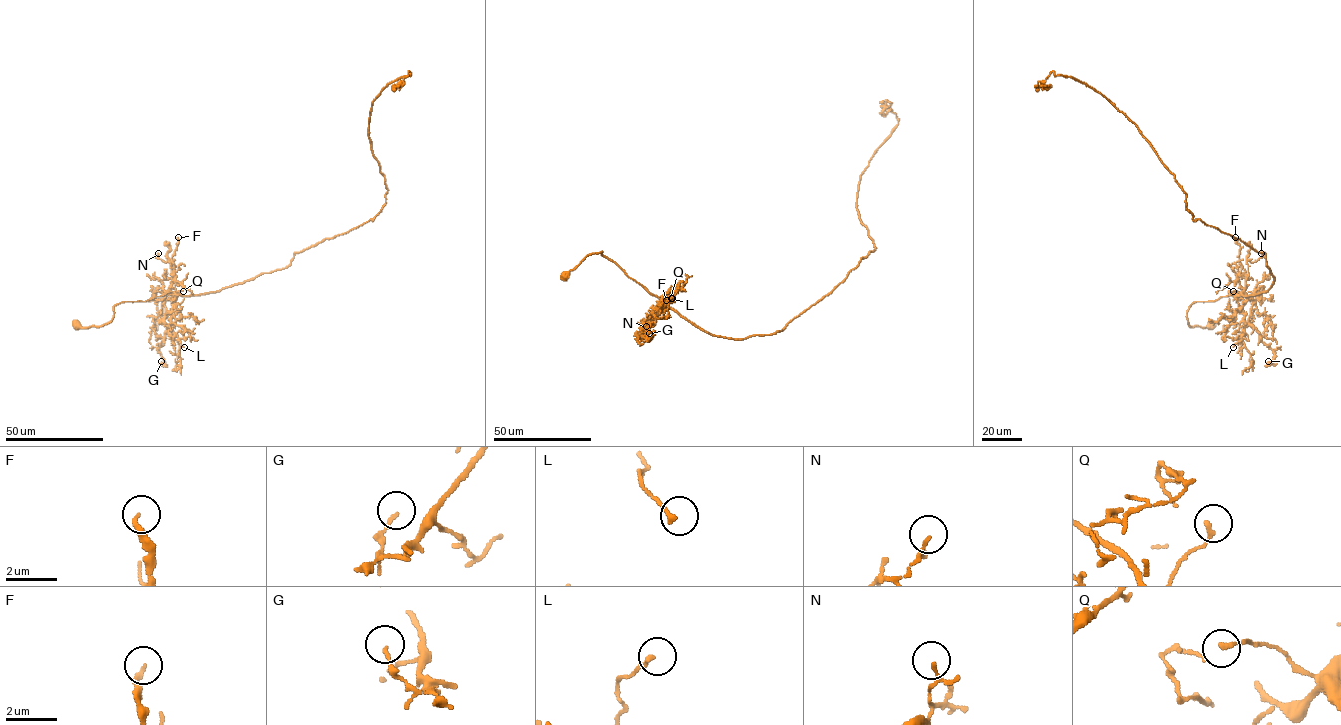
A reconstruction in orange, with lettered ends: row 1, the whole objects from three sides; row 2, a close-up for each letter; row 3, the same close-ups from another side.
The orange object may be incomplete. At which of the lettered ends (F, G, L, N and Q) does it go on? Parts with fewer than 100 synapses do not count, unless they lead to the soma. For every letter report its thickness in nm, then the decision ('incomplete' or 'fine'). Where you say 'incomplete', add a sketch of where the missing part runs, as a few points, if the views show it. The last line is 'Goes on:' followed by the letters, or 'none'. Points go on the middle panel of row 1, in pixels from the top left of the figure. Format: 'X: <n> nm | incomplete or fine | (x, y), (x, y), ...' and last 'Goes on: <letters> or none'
F: 200 nm | fine
G: 120 nm | fine
L: 170 nm | fine
N: 80 nm | fine
Q: 180 nm | fine
Goes on: none

